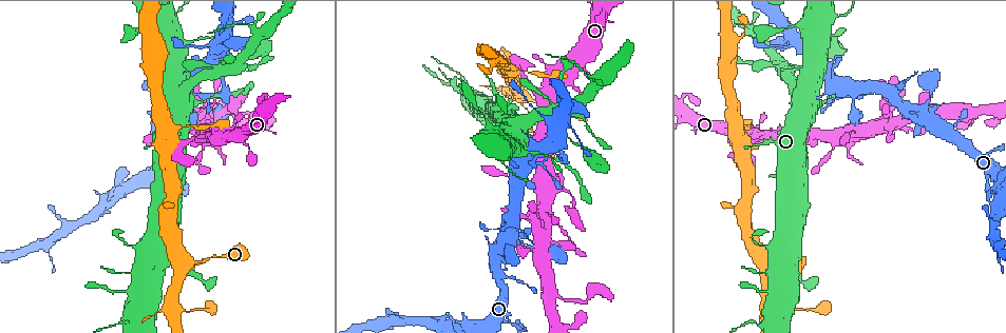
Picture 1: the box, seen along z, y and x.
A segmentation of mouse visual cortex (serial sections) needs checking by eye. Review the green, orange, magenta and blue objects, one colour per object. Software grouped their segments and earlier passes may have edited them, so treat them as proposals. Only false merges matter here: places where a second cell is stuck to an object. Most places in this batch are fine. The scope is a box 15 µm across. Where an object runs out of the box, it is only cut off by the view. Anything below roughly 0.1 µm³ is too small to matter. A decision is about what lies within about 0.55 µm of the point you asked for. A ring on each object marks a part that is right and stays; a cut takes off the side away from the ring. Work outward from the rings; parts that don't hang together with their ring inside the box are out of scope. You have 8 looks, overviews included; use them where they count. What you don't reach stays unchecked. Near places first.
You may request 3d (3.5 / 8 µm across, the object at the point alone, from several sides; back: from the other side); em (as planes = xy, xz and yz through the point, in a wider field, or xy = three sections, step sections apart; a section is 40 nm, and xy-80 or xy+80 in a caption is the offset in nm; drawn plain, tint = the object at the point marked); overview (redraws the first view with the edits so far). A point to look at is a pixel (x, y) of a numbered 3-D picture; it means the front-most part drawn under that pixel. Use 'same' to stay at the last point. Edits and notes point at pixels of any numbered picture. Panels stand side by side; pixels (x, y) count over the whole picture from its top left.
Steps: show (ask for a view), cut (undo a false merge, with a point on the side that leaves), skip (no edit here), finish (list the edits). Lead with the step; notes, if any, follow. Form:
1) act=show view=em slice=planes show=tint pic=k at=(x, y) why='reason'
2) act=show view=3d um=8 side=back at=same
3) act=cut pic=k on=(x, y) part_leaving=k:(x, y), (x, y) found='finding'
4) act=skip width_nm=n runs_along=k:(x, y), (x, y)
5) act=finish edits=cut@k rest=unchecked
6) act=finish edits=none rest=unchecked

act=show view=3d um=8 pic=1 at=(207, 259) why='side arm on a straight run'

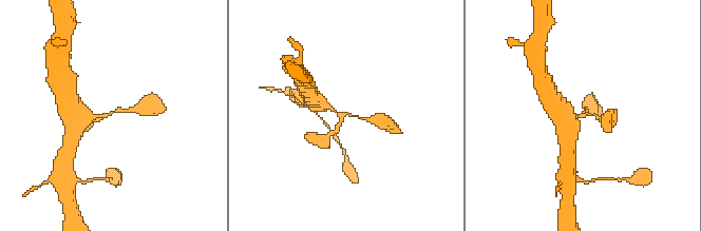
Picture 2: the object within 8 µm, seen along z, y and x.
act=show view=3d um=3.5 pic=2 at=(581, 113) why='zoom in'

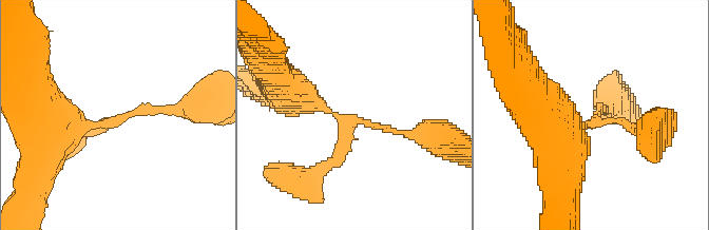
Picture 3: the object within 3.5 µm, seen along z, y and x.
act=skip found='continuous, no second cell'

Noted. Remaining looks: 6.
act=show view=3d um=3.5 pic=1 at=(525, 109)

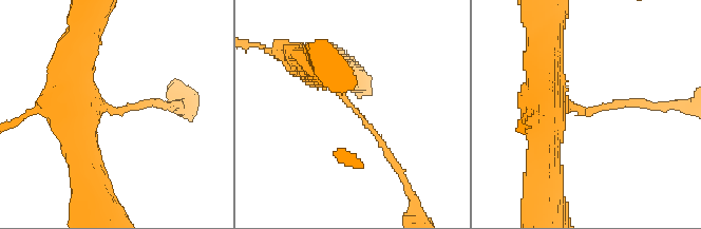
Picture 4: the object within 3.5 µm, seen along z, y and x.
act=show view=em slice=xy step=3 show=tint pic=4 at=(114, 111) arm_widths_nm=100,400

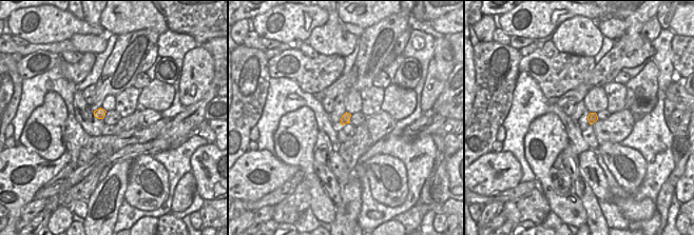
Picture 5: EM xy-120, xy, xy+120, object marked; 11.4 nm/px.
act=skip found='all the same cell'

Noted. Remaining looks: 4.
act=show view=3d um=8 pic=1 at=(109, 194) why='touches itself'

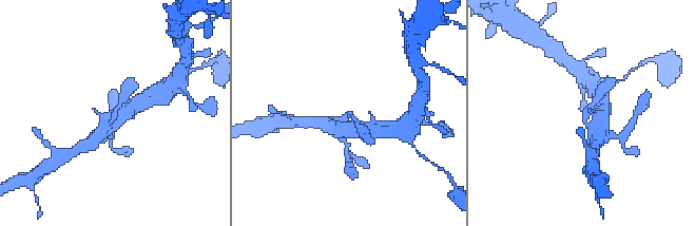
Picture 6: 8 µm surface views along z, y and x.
act=show view=em slice=xy step=3 show=tint pic=6 at=(347, 112)

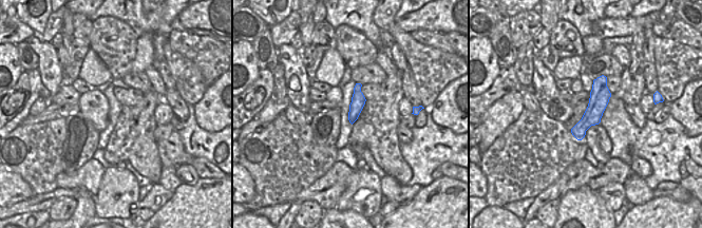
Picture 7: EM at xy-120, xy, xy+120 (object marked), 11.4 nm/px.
act=skip found='one cell here'

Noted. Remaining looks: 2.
act=show view=3d um=3.5 side=back pic=1 at=(193, 101) why='calibre changes'

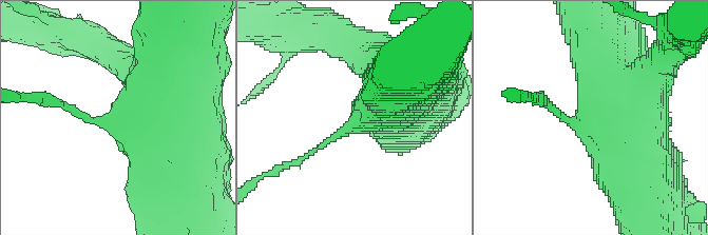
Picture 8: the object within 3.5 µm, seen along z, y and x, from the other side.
act=show view=em slice=xy step=3 show=tint pic=8 at=(355, 126) why='need the tissue'

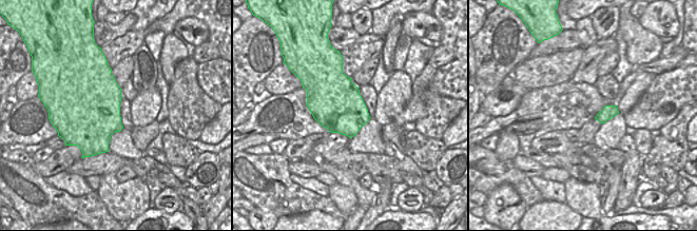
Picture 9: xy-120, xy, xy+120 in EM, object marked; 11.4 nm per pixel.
act=skip runs_along=8:(408, 76), (360, 122), (301, 159) found='one cell here'

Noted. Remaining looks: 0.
act=finish edits=none rest=unchecked

